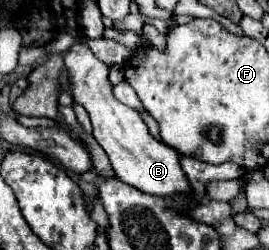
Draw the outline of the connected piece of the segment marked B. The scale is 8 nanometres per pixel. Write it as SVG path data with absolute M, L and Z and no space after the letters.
M77 36L77 42L73 42L73 46L65 52L63 60L65 60L65 70L69 74L73 102L81 104L89 112L89 118L93 124L93 136L97 144L107 152L115 174L123 182L155 196L171 196L175 192L189 192L189 182L179 166L179 154L167 144L155 140L149 134L149 128L139 116L139 112L121 104L115 98L113 84L109 82L109 66L103 64L87 48L81 36Z

